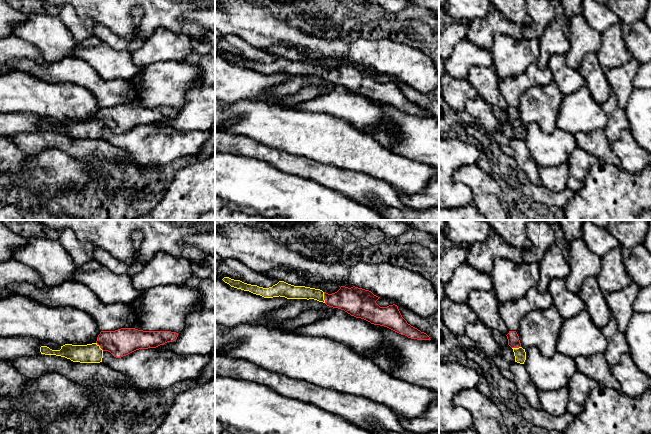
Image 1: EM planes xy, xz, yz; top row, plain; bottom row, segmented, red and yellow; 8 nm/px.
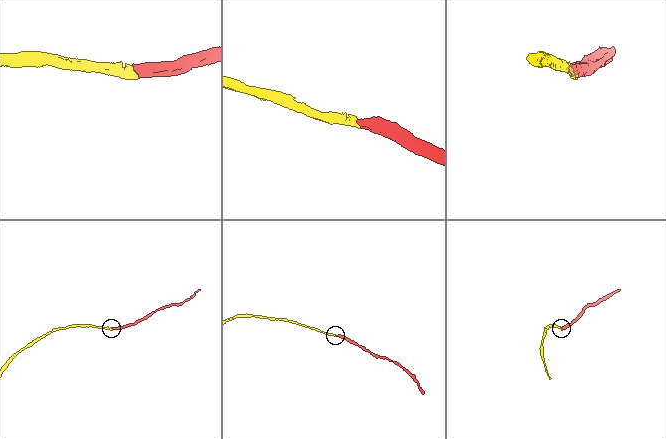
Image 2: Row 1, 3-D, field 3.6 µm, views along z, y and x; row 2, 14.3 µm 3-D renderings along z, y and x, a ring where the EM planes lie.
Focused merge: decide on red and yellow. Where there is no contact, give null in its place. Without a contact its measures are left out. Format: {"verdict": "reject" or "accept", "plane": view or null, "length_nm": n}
{"verdict": "accept", "plane": "xz", "length_nm": 90}

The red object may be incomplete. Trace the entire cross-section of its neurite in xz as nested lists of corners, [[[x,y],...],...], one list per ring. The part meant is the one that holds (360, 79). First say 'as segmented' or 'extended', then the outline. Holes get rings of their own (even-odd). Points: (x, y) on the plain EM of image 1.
extended | [[[224,53],[222,56],[231,63],[249,67],[264,74],[280,72],[287,75],[314,75],[325,79],[329,83],[344,86],[351,92],[364,95],[371,100],[387,103],[408,114],[431,116],[426,109],[421,108],[407,99],[402,93],[397,81],[393,80],[387,83],[380,83],[376,79],[380,73],[374,71],[369,66],[355,62],[351,64],[341,62],[337,68],[328,70],[320,65],[294,62],[284,57],[279,57],[272,63],[263,64],[229,53]]]

